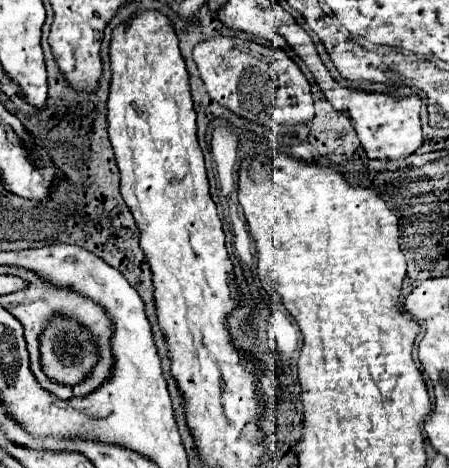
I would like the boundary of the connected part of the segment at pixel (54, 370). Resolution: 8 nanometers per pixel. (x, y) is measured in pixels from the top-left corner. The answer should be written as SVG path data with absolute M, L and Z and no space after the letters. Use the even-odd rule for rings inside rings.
M53 318L53 322L39 336L41 365L45 374L56 383L75 386L91 374L93 364L97 362L97 350L89 338L87 328L83 328L75 320ZM59 352L72 352L60 354Z

